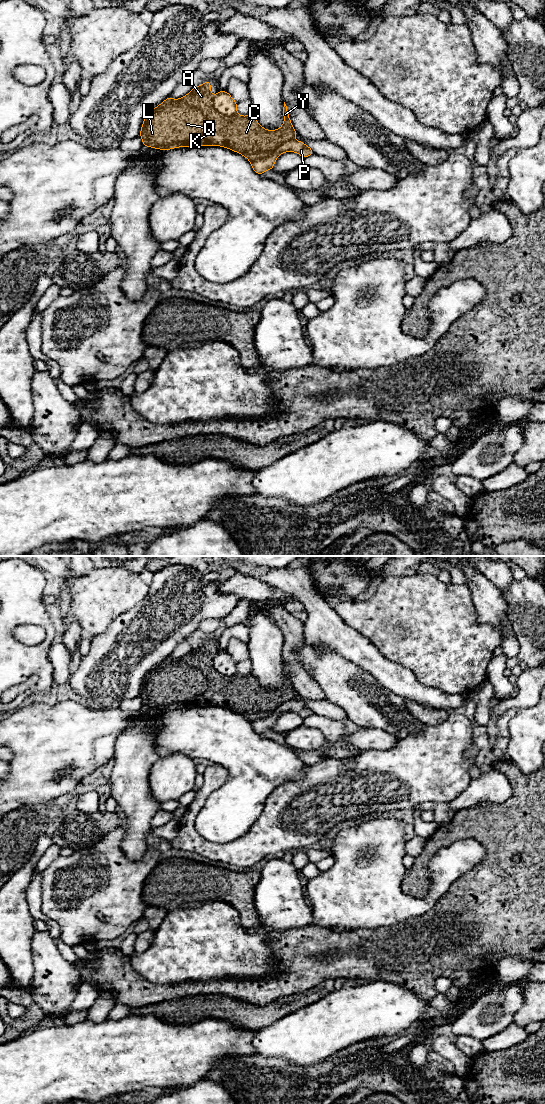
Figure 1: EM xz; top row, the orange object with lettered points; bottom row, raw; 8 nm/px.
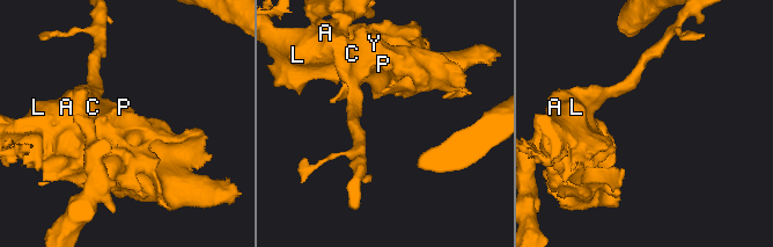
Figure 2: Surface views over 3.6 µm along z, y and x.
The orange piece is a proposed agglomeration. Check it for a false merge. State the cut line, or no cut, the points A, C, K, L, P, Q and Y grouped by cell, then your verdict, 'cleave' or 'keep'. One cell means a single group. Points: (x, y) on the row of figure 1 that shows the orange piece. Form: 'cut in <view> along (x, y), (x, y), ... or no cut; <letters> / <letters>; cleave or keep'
cut in xz along (293, 139), (283, 141), (266, 156), (250, 161); A C K L Q Y / P; cleave

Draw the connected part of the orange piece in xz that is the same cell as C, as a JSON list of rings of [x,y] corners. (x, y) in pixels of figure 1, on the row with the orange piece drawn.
[[[207,81],[180,99],[168,97],[155,107],[143,121],[140,137],[145,147],[170,150],[178,147],[221,146],[235,151],[249,161],[265,158],[285,141],[294,140],[297,134],[284,102],[284,123],[277,130],[264,129],[252,114],[225,116],[213,107],[211,81]]]

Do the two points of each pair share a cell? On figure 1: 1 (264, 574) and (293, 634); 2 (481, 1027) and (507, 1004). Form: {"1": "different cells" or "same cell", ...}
{"1": "different cells", "2": "same cell"}

